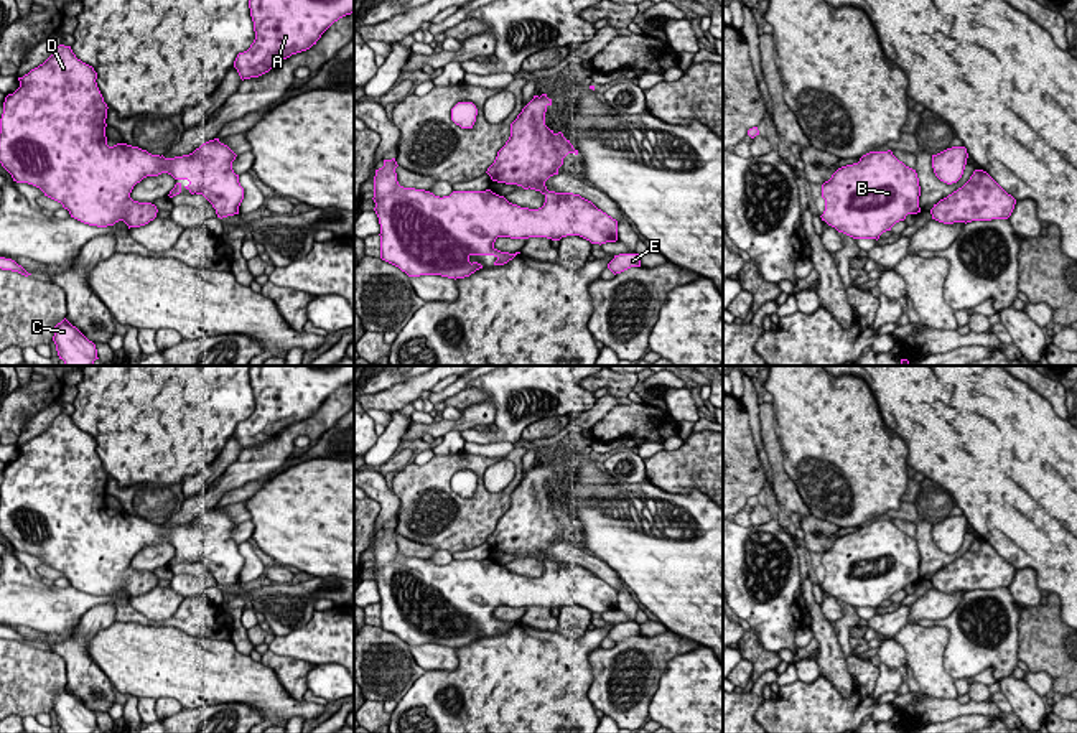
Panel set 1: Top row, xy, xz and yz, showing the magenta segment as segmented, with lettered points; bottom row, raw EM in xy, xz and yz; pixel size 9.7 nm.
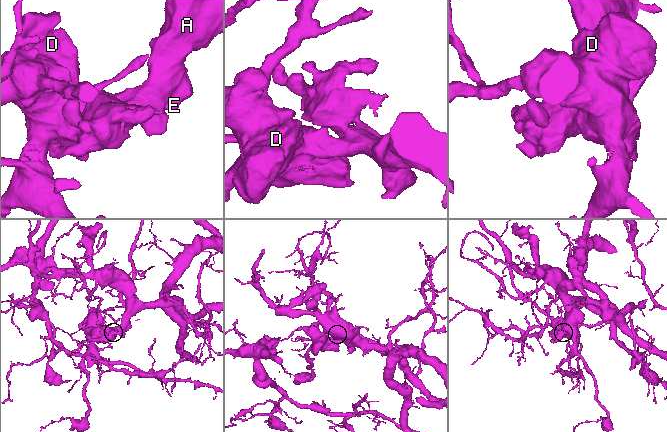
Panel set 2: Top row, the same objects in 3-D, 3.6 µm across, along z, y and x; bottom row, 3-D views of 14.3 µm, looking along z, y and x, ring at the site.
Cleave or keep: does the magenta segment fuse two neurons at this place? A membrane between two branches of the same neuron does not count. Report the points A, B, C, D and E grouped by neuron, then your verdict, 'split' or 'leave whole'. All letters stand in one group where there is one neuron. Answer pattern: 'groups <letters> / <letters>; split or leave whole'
groups A B C D E; leave whole

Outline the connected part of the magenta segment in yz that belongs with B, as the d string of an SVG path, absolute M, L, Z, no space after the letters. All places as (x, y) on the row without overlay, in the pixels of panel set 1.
M891 519L870 521L858 532L838 537L822 553L828 595L853 608L879 608L904 590L921 581L921 555L916 539L899 530Z

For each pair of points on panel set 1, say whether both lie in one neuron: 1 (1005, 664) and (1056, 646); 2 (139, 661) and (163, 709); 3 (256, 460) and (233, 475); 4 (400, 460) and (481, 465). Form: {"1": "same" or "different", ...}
{"1": "different", "2": "different", "3": "same", "4": "different"}

